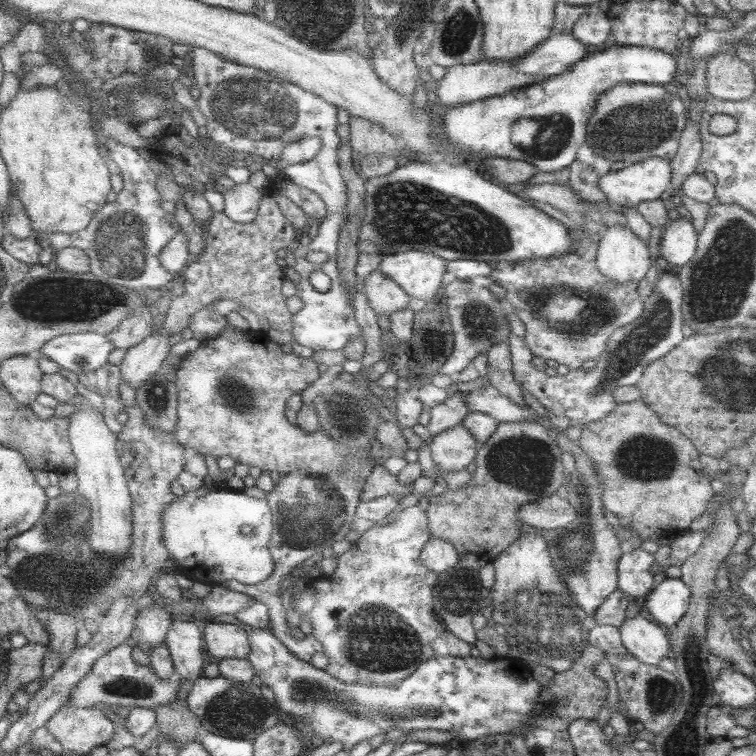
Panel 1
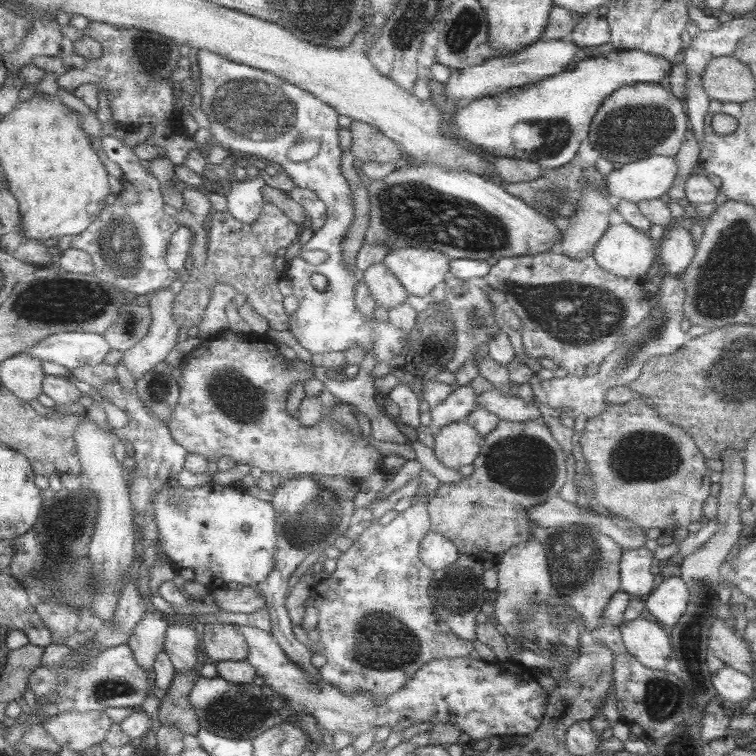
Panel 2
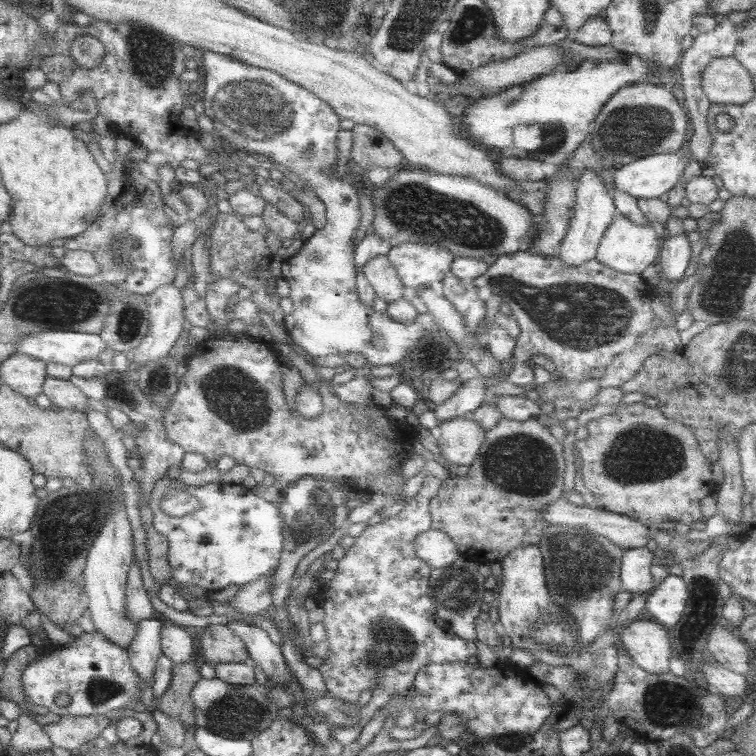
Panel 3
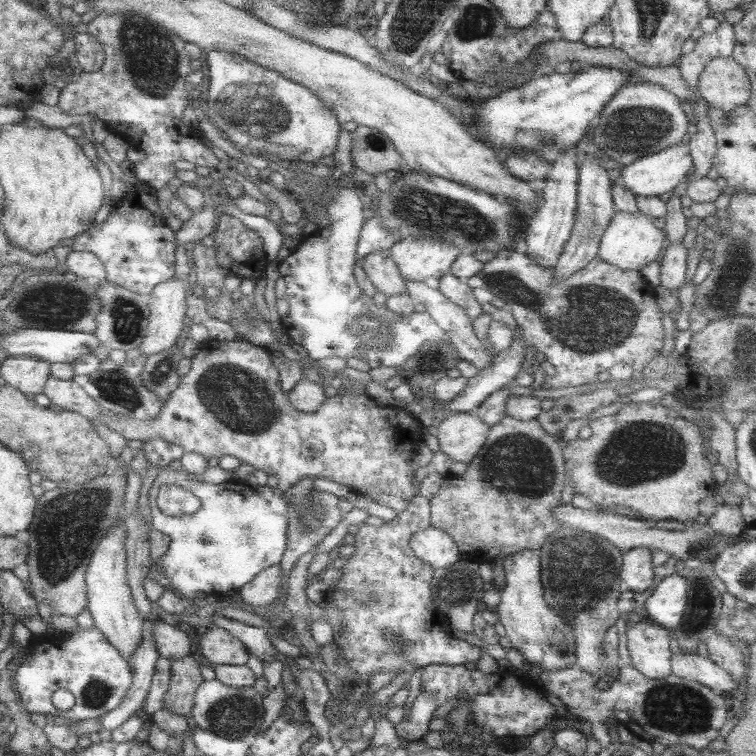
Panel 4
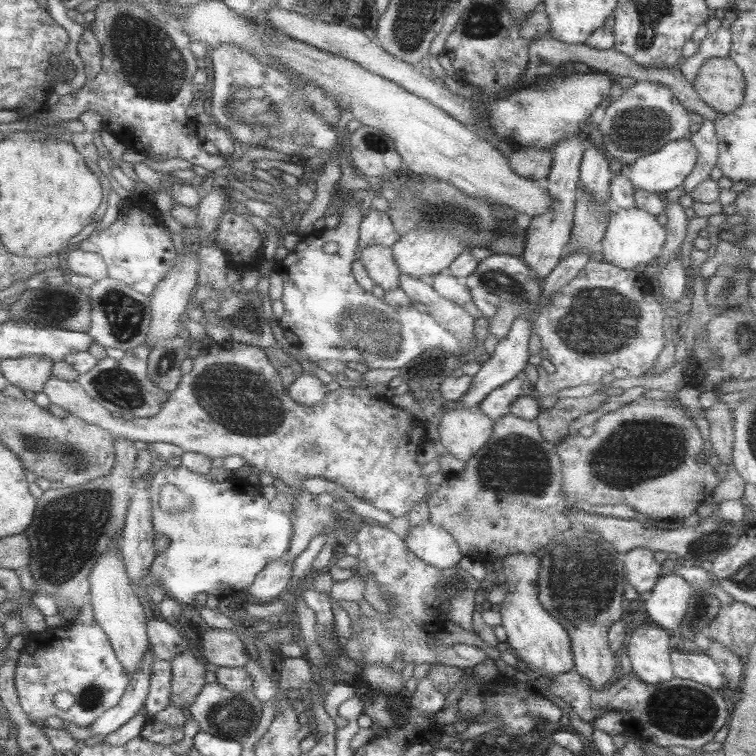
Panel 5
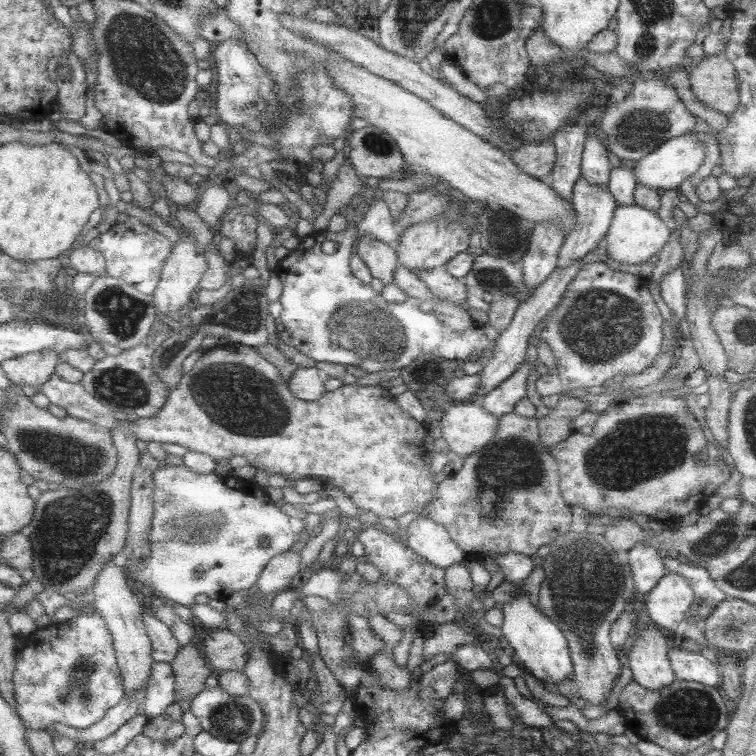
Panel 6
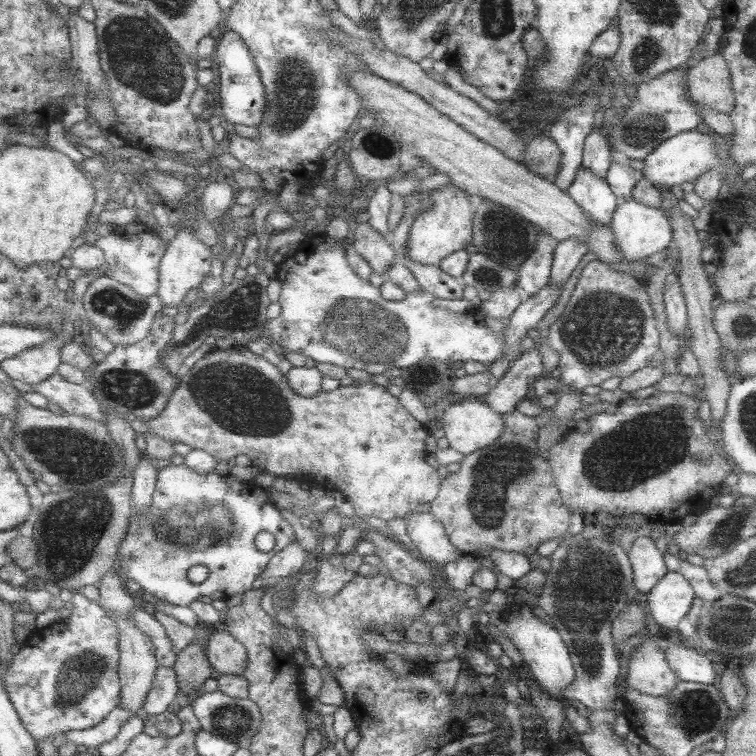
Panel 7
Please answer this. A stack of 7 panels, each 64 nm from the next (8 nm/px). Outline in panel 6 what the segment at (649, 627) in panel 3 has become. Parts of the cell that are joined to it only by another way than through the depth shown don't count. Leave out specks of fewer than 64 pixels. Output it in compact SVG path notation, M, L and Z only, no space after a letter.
M657 630L639 632L637 640L633 642L625 658L625 662L629 662L631 682L653 692L659 692L661 688L673 684L675 674L667 658L671 642L665 640L667 638L663 638Z

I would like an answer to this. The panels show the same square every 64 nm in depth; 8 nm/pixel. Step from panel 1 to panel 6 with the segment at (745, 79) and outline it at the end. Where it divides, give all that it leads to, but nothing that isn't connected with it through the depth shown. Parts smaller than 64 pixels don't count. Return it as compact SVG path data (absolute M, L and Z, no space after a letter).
M723 52L701 58L689 72L689 90L695 100L727 116L739 106L735 84L735 68Z

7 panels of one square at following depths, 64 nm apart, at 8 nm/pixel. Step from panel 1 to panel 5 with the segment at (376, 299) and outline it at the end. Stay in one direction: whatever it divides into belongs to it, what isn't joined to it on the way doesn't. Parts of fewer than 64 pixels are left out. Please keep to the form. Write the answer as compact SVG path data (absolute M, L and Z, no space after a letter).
M371 244L359 250L359 260L365 264L369 278L379 284L385 292L399 288L401 266L397 264L395 250L383 244Z

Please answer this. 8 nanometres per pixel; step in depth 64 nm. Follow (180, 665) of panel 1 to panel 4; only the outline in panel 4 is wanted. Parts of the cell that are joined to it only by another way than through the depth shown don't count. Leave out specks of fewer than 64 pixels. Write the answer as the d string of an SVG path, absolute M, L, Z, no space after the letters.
M171 620L153 622L153 634L155 634L155 642L157 642L157 648L159 648L161 658L173 662L173 660L179 660L179 658L189 656L193 642Z

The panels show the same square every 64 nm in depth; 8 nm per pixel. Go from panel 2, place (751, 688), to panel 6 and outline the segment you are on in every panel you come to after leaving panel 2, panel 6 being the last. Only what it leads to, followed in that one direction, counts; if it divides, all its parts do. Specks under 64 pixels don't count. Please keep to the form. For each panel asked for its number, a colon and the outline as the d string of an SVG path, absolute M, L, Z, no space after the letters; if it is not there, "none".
3: M701 662L699 672L703 674L703 680L707 682L707 692L709 694L717 694L721 698L725 698L727 702L739 700L743 694L747 694L747 682L743 680L743 676L725 670L721 666L709 666L705 662Z
4: M677 650L671 654L671 676L699 682L715 694L731 692L737 688L737 682L733 682L733 678L729 678L729 674L709 658L697 654L681 654Z
5: M673 646L669 658L675 680L699 682L703 686L709 686L711 692L717 692L725 686L719 666L709 656L703 656L701 652L685 652L679 646Z
6: M669 646L667 652L669 658L669 666L675 674L675 680L679 682L697 682L703 686L713 686L717 684L719 676L717 676L717 666L713 666L709 660L705 660L699 652L687 652L687 650L679 650L679 646Z

